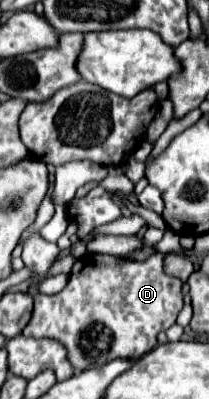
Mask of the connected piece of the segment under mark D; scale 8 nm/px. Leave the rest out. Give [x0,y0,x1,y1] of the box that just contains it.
[22,254,182,372]

